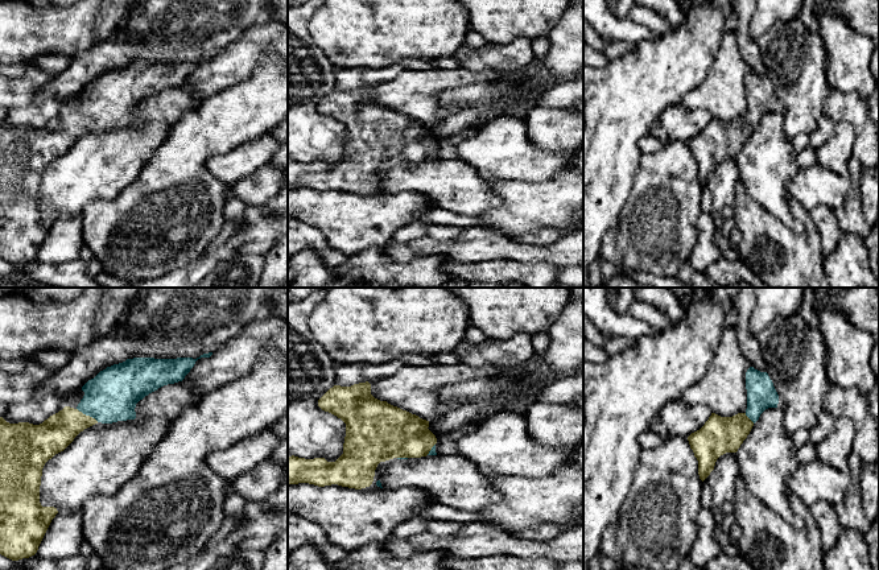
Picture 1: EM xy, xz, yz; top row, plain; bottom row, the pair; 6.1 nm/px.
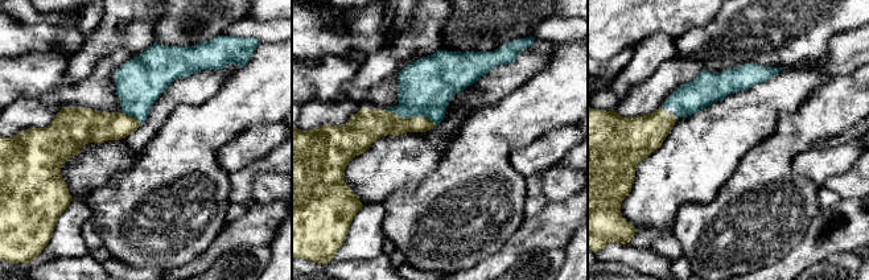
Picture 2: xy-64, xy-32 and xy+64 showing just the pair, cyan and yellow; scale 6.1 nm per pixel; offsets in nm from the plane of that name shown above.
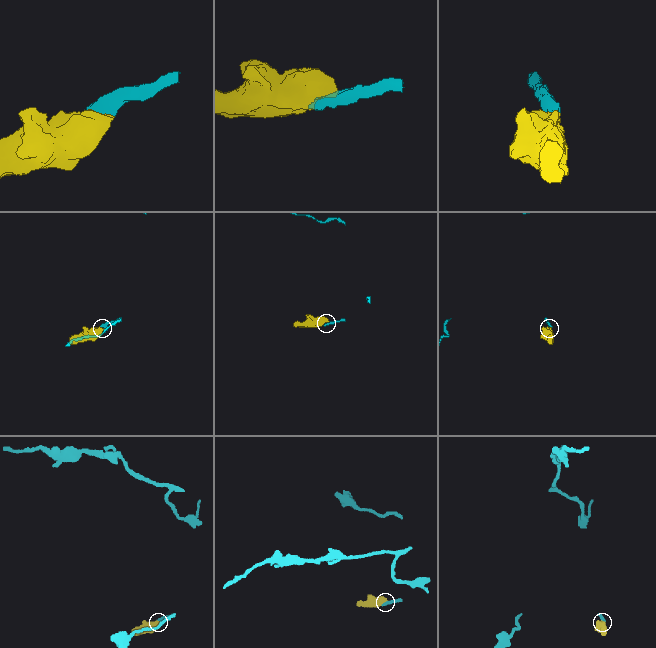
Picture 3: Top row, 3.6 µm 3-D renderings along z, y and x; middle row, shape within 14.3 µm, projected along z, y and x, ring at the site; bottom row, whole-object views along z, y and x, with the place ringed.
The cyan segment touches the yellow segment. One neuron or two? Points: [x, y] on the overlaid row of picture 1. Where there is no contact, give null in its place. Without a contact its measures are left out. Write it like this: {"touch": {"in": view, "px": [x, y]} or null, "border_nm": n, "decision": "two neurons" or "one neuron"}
{"touch": {"in": "xy", "px": [87, 414]}, "border_nm": 160, "decision": "one neuron"}

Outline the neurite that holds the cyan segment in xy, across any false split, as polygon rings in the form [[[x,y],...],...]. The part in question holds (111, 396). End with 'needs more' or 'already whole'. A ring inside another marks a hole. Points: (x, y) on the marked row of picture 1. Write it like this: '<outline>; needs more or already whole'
[[[209,352],[209,354],[203,354],[203,355],[201,355],[201,356],[199,356],[199,358],[197,358],[197,359],[193,359],[193,358],[177,358],[177,359],[154,359],[154,358],[133,358],[133,359],[127,359],[127,360],[125,360],[125,362],[123,362],[123,363],[119,363],[119,364],[114,364],[114,365],[111,365],[111,367],[107,367],[107,368],[106,368],[106,369],[103,369],[103,371],[100,371],[100,372],[99,372],[99,373],[98,373],[98,375],[96,375],[96,376],[95,376],[95,377],[94,377],[94,379],[91,379],[91,380],[88,380],[88,381],[87,381],[87,383],[86,383],[86,384],[84,384],[84,385],[83,385],[83,387],[82,387],[82,391],[83,391],[83,392],[84,392],[84,396],[83,396],[83,398],[82,398],[82,400],[81,400],[81,402],[79,402],[79,404],[78,404],[78,406],[77,406],[77,408],[75,408],[75,409],[74,409],[74,408],[70,408],[70,406],[65,406],[65,408],[63,408],[63,409],[62,409],[62,410],[59,410],[59,412],[58,412],[58,413],[55,413],[55,414],[53,414],[53,416],[50,416],[50,417],[49,417],[49,418],[48,418],[48,420],[45,420],[45,421],[44,421],[44,422],[42,422],[42,424],[40,424],[40,425],[33,425],[33,424],[29,424],[29,422],[18,422],[18,424],[9,424],[9,422],[7,422],[7,421],[5,421],[5,420],[4,420],[4,418],[3,418],[3,417],[0,417],[0,554],[1,554],[1,555],[4,555],[4,557],[7,557],[7,558],[9,558],[9,559],[12,559],[12,561],[18,561],[18,559],[22,559],[22,558],[29,558],[29,557],[32,557],[32,555],[34,555],[34,554],[36,554],[36,553],[37,553],[37,550],[38,550],[38,546],[40,546],[40,544],[41,544],[41,541],[42,541],[42,538],[44,538],[44,536],[45,536],[45,533],[46,533],[46,530],[48,530],[48,528],[49,528],[49,525],[50,525],[50,522],[51,522],[51,520],[53,520],[53,519],[54,519],[54,517],[55,517],[55,515],[57,515],[57,513],[58,513],[58,511],[57,511],[57,508],[54,508],[54,507],[42,507],[42,505],[41,505],[41,503],[40,503],[40,486],[41,486],[41,476],[42,476],[42,468],[44,468],[44,466],[45,466],[45,463],[46,463],[46,462],[48,462],[48,460],[49,460],[49,459],[51,459],[51,458],[53,458],[53,457],[54,457],[54,455],[55,455],[55,454],[58,454],[58,453],[61,453],[61,451],[63,451],[63,450],[65,450],[65,449],[66,449],[66,447],[67,447],[67,446],[69,446],[69,445],[70,445],[70,443],[71,443],[71,442],[73,442],[73,441],[74,441],[74,438],[75,438],[75,437],[77,437],[77,435],[78,435],[78,434],[79,434],[79,433],[81,433],[81,431],[83,431],[83,430],[84,430],[84,429],[87,429],[87,428],[90,428],[90,426],[92,426],[92,425],[95,425],[95,424],[98,424],[98,422],[102,422],[102,424],[112,424],[112,422],[117,422],[117,421],[127,421],[127,420],[135,420],[135,418],[136,418],[136,412],[135,412],[135,408],[136,408],[136,404],[137,404],[137,402],[139,402],[139,401],[140,401],[140,400],[143,400],[143,398],[144,398],[144,397],[145,397],[145,396],[148,396],[148,395],[149,395],[149,393],[152,393],[152,392],[154,392],[154,391],[157,391],[157,389],[158,389],[158,388],[161,388],[161,387],[164,387],[164,385],[168,385],[168,384],[174,384],[174,383],[178,383],[178,381],[182,381],[182,380],[183,380],[183,379],[185,379],[185,376],[186,376],[186,375],[187,375],[187,373],[189,373],[189,372],[190,372],[190,369],[191,369],[191,368],[193,368],[193,367],[194,367],[194,364],[195,364],[195,362],[197,362],[197,360],[198,360],[198,359],[201,359],[201,358],[210,358],[210,356],[211,356],[211,355],[212,355],[212,352]]]; needs more

